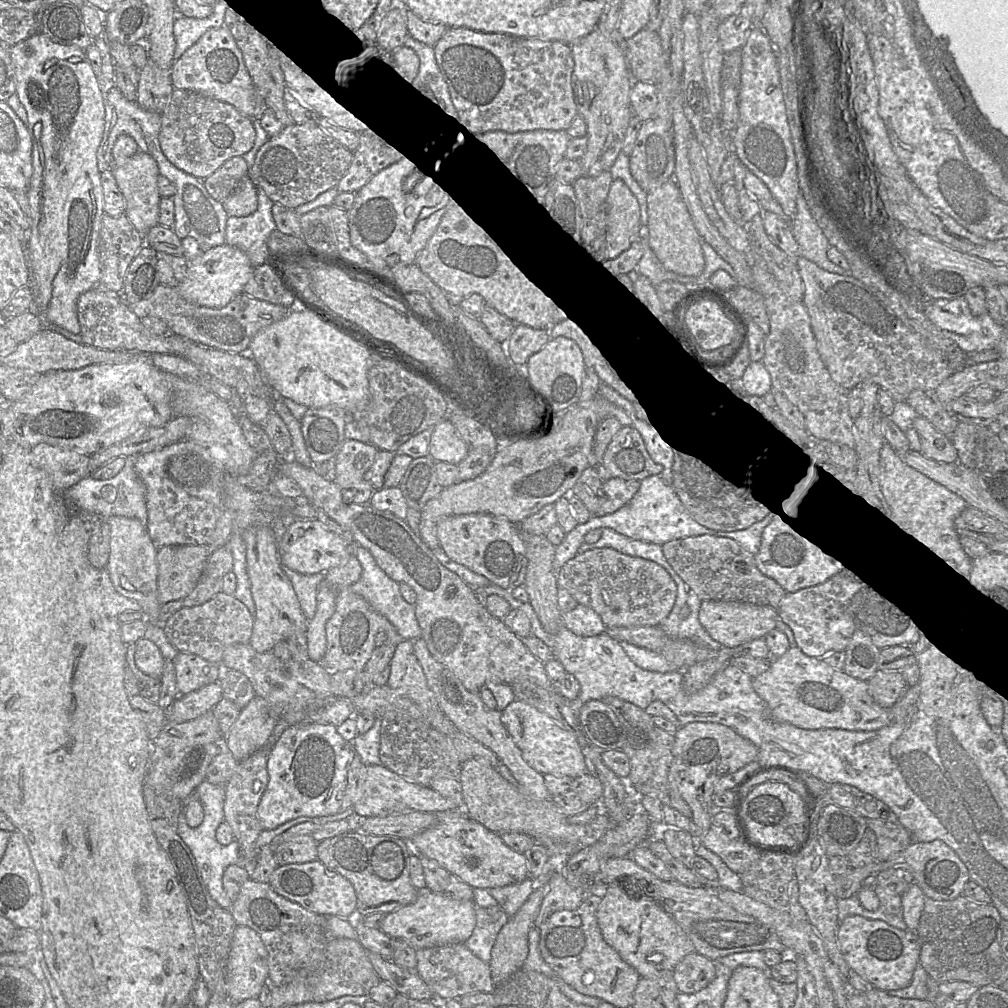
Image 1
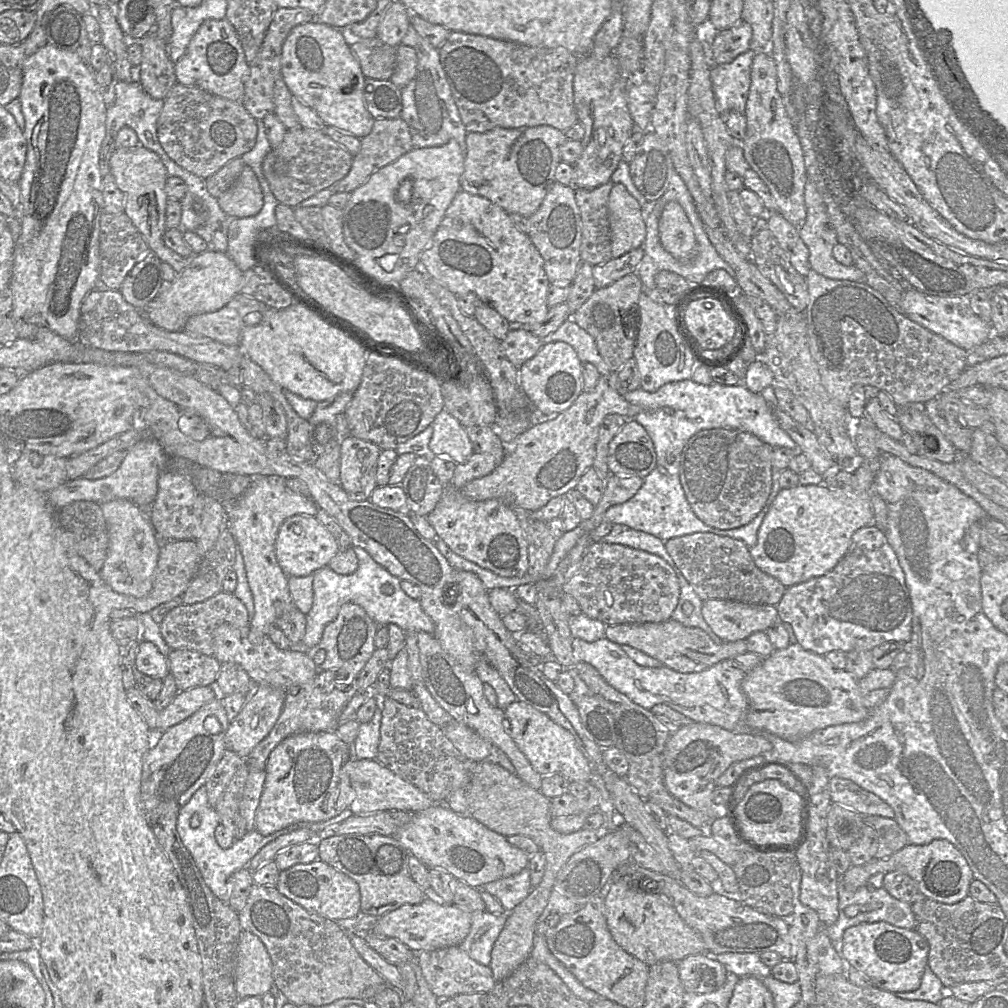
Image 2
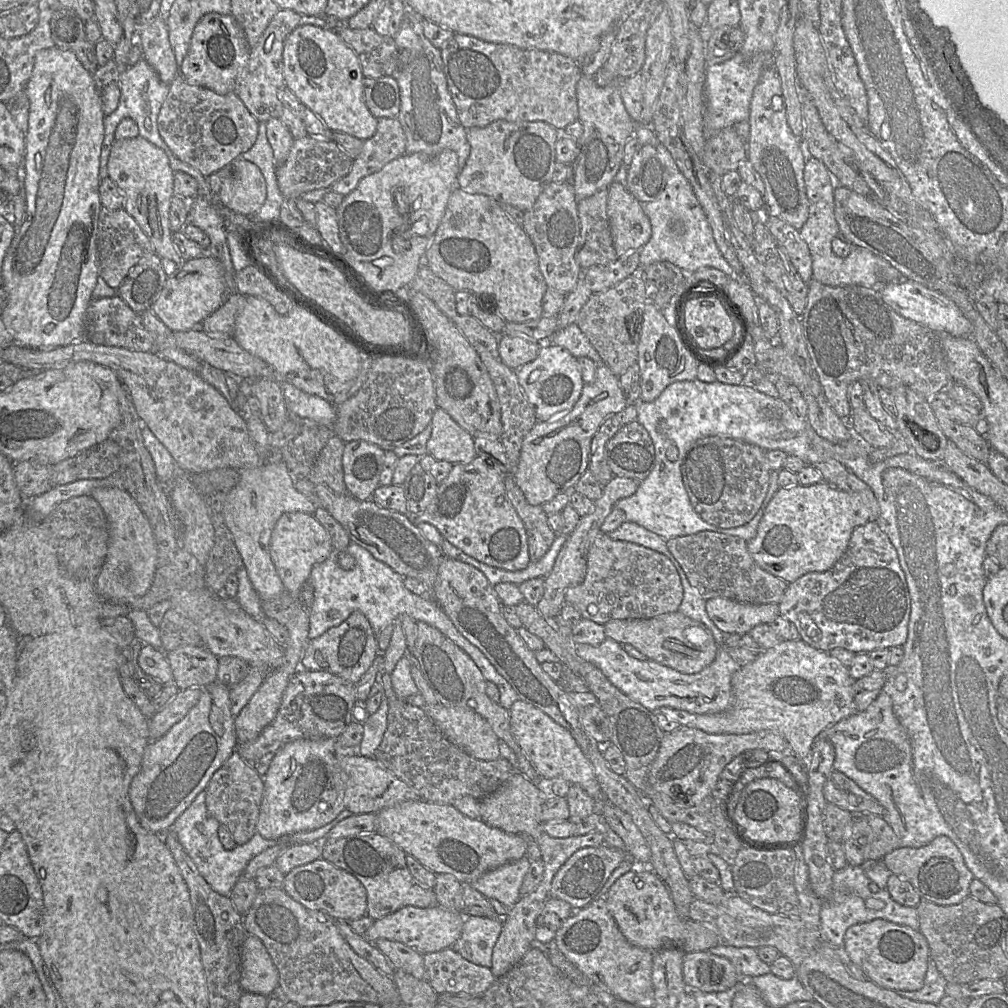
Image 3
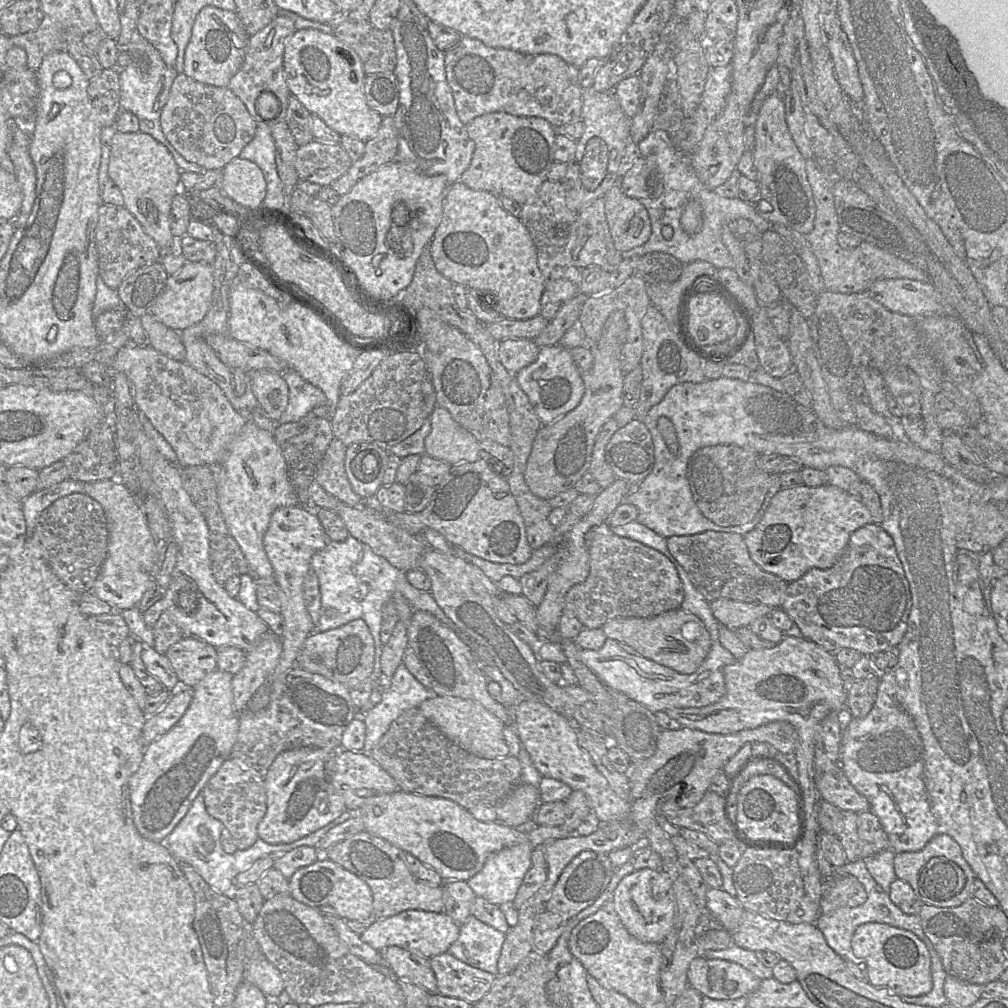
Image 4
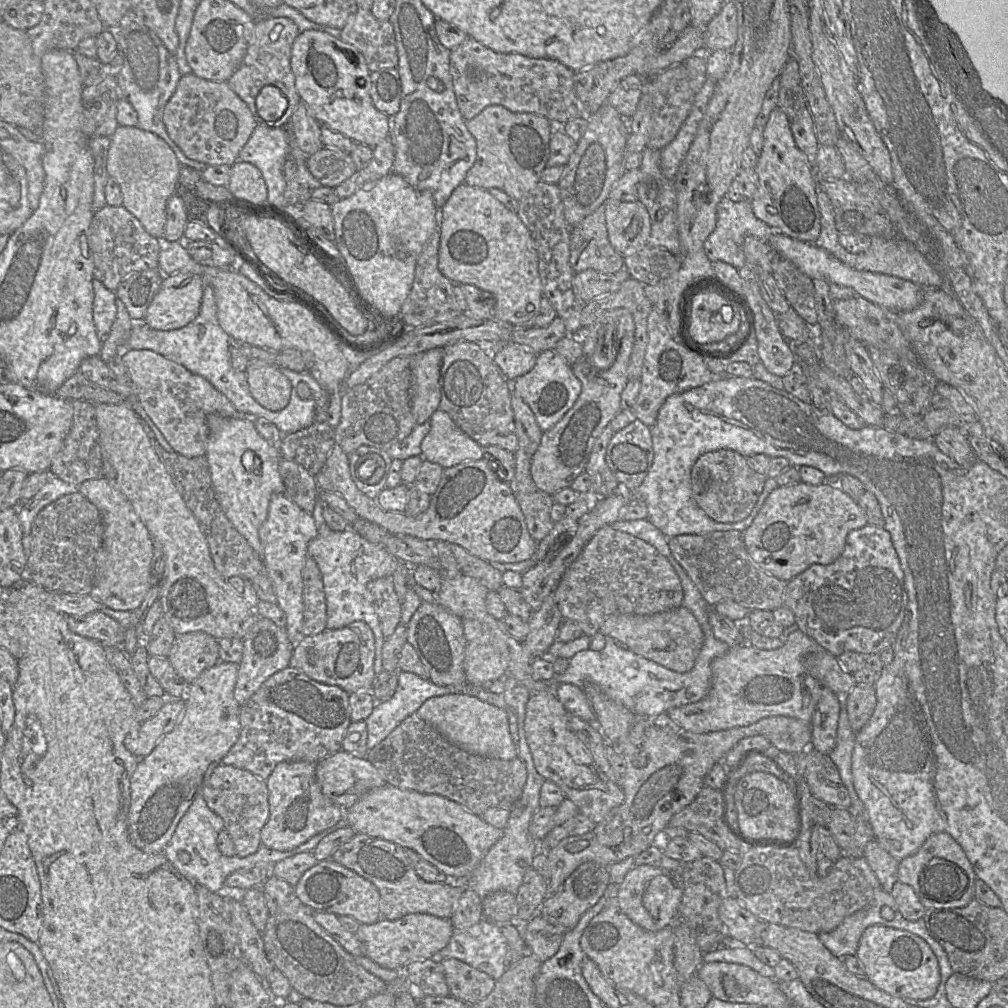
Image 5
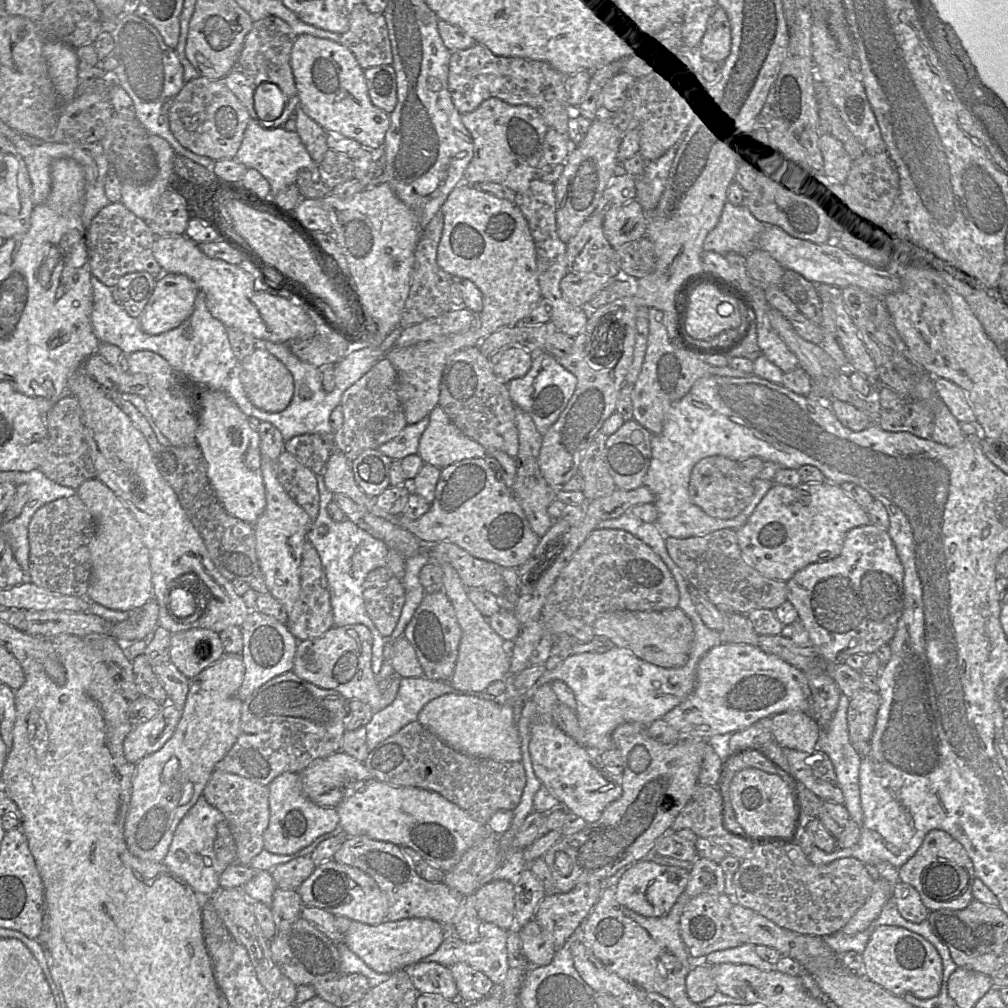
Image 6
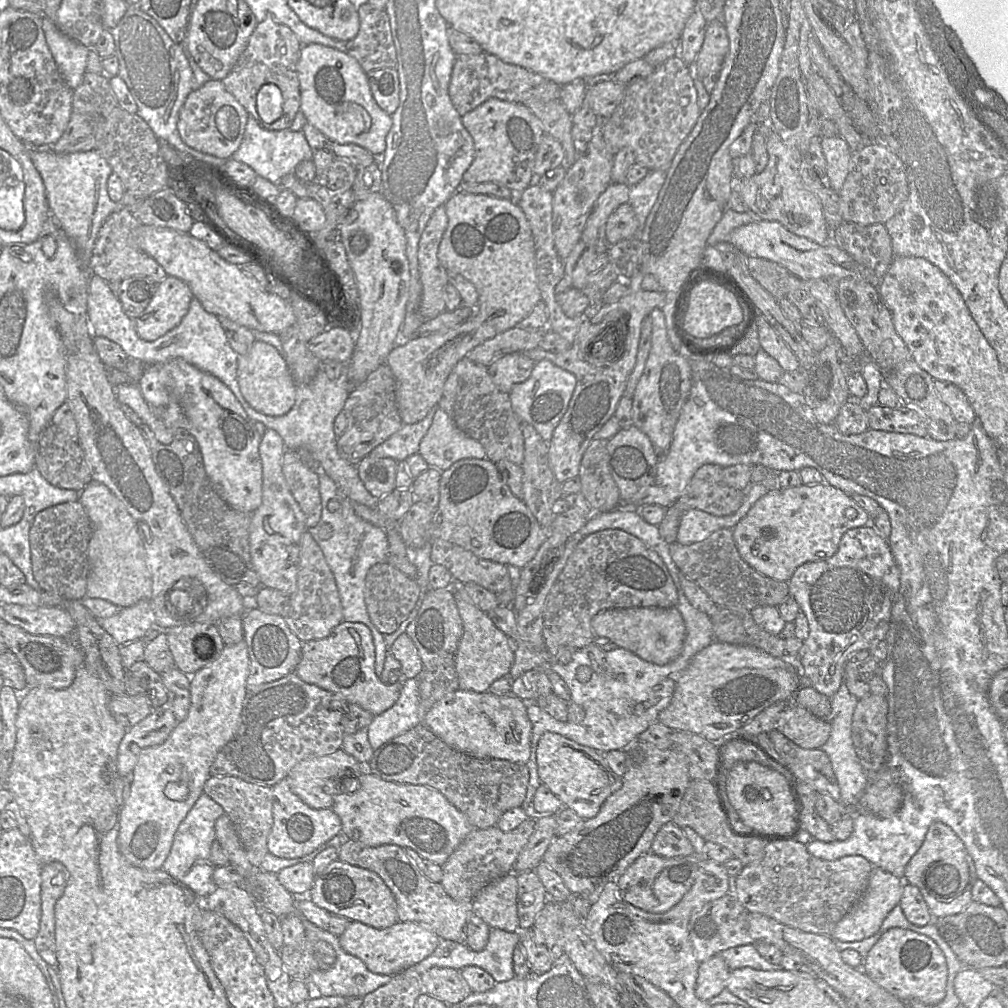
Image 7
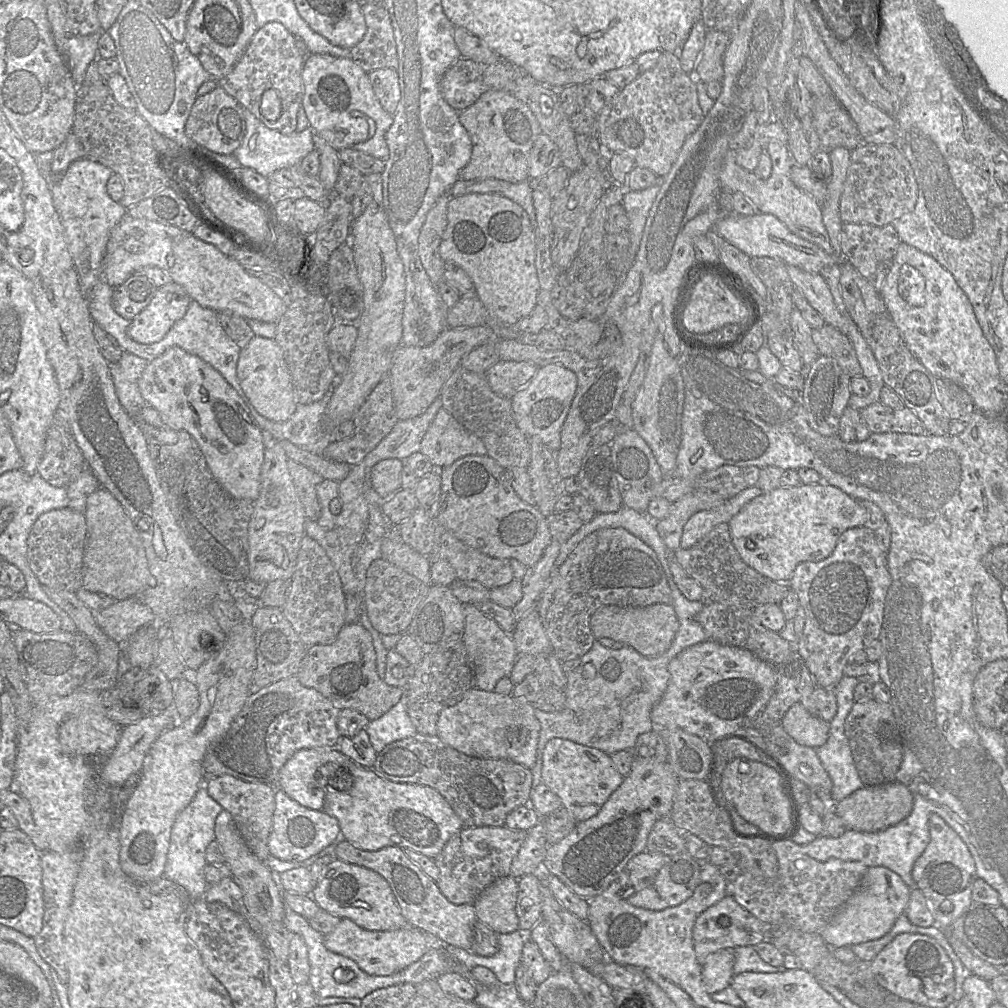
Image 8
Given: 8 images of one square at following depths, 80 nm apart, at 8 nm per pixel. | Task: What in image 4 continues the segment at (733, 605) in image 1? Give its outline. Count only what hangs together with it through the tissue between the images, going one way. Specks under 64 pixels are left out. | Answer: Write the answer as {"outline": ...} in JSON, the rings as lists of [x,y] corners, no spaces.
{"outline":[[[726,598],[711,602],[710,608],[719,624],[731,630],[749,627],[753,621],[769,616],[773,611],[765,604],[750,604]]]}

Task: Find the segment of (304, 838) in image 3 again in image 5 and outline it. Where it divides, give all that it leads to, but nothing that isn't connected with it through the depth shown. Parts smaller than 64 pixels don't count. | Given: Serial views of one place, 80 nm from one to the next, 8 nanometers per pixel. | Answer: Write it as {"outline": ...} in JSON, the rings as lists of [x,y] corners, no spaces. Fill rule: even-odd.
{"outline":[[[203,793],[196,796],[189,809],[180,819],[170,841],[166,845],[163,853],[172,865],[185,877],[189,878],[194,884],[201,884],[207,887],[212,892],[218,892],[224,895],[224,886],[226,878],[236,870],[242,868],[252,868],[257,863],[276,863],[285,858],[294,856],[295,854],[310,851],[316,848],[318,843],[331,832],[348,826],[347,820],[342,818],[334,826],[314,835],[301,845],[288,851],[278,851],[267,848],[263,843],[260,844],[258,850],[246,857],[226,856],[221,853],[217,845],[217,837],[224,828],[224,820],[213,812],[207,805]],[[181,851],[190,854],[189,863],[184,863],[179,859]]]}

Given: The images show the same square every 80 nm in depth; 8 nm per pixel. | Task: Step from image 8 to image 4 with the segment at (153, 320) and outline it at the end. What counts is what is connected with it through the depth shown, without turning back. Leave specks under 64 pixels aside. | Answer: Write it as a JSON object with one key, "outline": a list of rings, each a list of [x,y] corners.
{"outline":[[[186,262],[176,274],[168,276],[163,290],[149,308],[149,314],[166,327],[180,332],[203,319],[210,307],[212,294],[212,265]]]}

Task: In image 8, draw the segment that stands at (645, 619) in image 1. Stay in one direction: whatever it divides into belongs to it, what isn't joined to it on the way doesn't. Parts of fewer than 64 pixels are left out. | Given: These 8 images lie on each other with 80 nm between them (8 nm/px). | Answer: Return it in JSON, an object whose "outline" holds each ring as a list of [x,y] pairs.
{"outline":[[[603,528],[582,539],[556,570],[537,603],[541,624],[553,653],[560,661],[583,656],[596,638],[590,629],[590,617],[601,606],[646,607],[671,604],[672,593],[663,566],[655,551],[624,528]]]}

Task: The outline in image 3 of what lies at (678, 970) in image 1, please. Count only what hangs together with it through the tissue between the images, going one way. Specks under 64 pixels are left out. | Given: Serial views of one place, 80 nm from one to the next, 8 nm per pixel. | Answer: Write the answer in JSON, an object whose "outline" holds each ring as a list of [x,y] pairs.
{"outline":[[[708,951],[685,954],[682,973],[688,990],[709,993],[726,991],[743,979],[728,959]]]}

